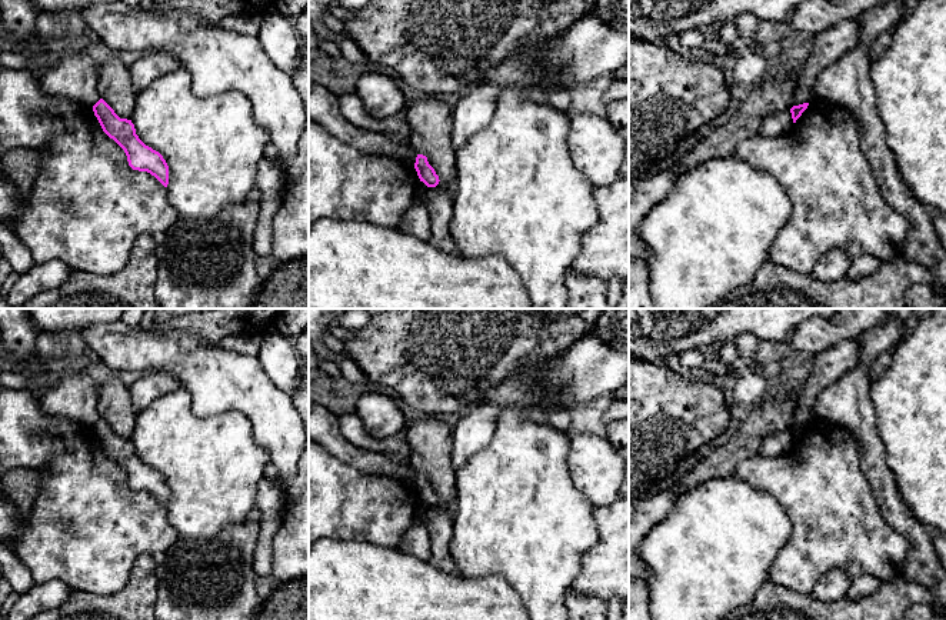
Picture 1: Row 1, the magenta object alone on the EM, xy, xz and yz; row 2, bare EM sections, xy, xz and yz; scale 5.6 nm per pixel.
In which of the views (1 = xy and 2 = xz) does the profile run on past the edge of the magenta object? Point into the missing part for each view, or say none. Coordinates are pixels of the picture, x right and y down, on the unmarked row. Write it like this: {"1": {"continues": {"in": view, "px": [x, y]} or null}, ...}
{"1": {"continues": null}, "2": {"continues": null}}

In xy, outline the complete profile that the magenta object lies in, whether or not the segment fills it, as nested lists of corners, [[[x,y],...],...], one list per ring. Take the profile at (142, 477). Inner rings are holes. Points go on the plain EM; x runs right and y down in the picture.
[[[103,419],[93,426],[93,431],[103,451],[124,470],[129,486],[133,490],[150,493],[167,507],[169,486],[166,480],[139,459],[131,440],[120,439]]]

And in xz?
[[[417,474],[414,489],[420,501],[423,501],[427,507],[436,507],[439,504],[439,496],[434,489],[429,484],[427,477],[423,474]]]

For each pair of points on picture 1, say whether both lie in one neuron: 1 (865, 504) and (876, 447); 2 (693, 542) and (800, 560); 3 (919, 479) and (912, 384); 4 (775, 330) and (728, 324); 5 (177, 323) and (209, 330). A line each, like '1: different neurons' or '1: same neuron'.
1: different neurons
2: different neurons
3: same neuron
4: same neuron
5: same neuron

